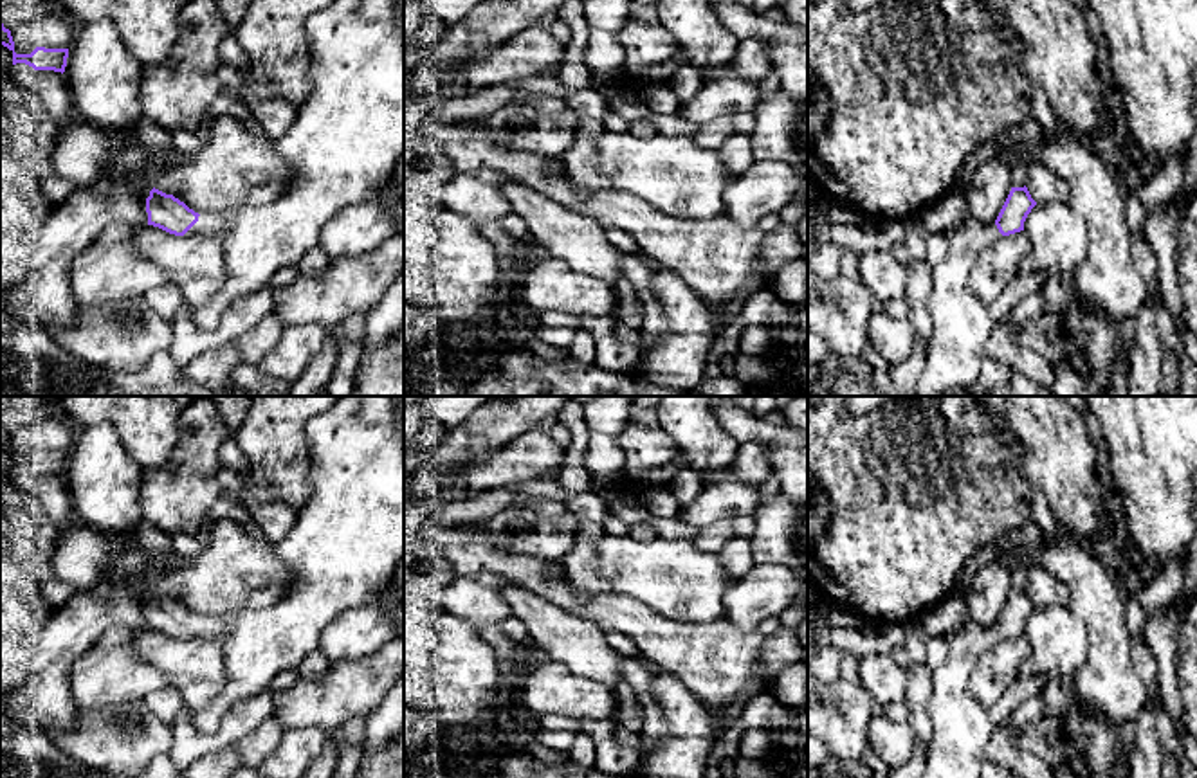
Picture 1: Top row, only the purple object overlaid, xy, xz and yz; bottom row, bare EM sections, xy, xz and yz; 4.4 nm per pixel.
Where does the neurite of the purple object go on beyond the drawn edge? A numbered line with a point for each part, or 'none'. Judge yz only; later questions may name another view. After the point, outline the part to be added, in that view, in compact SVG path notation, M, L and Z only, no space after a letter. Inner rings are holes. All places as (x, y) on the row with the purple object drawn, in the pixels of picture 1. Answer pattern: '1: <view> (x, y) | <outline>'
1: yz (961, 326) | M968 216L950 234L945 259L930 267L932 337L912 396L945 396L977 382L986 360L986 344L997 324L988 313L988 304L970 292L968 276L977 256L1001 238L995 223L981 225Z

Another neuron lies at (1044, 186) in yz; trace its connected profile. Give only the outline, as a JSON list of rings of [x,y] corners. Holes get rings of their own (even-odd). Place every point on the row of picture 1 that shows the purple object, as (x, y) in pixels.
[[[1037,158],[1029,167],[1026,187],[1037,204],[1071,200],[1071,189],[1067,182]]]

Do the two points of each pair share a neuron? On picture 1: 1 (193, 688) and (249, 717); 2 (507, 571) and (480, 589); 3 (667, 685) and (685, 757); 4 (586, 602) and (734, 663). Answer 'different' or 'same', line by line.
1: different
2: different
3: same
4: same

